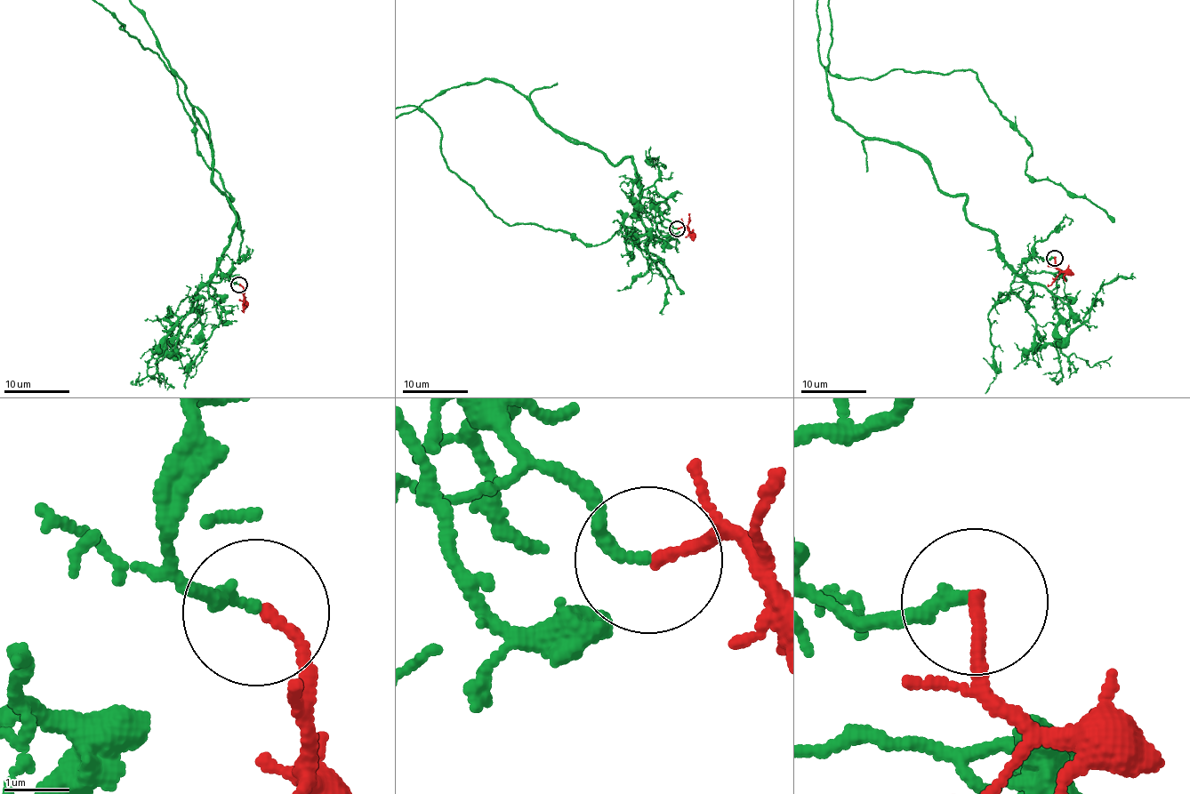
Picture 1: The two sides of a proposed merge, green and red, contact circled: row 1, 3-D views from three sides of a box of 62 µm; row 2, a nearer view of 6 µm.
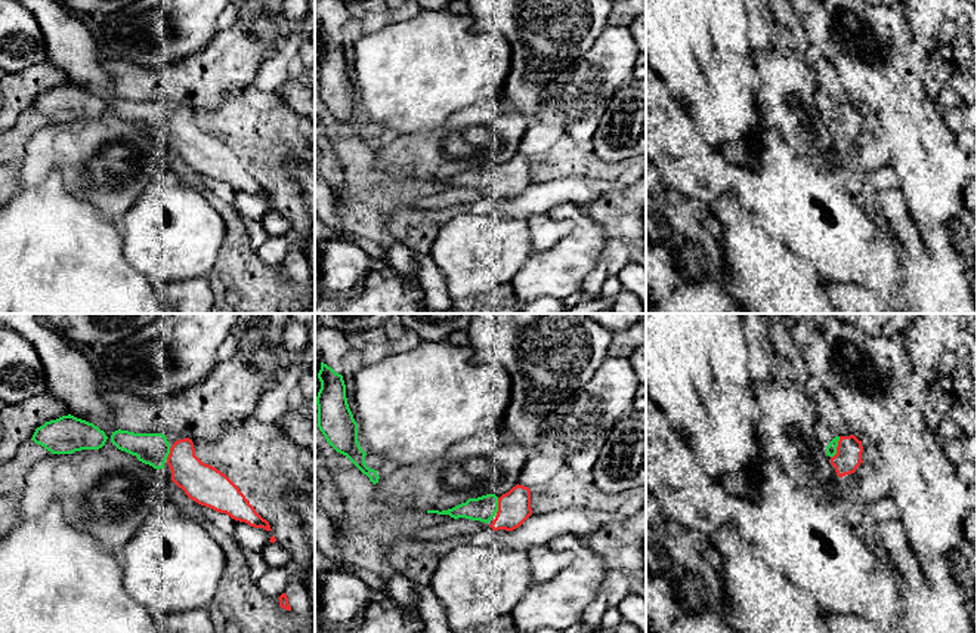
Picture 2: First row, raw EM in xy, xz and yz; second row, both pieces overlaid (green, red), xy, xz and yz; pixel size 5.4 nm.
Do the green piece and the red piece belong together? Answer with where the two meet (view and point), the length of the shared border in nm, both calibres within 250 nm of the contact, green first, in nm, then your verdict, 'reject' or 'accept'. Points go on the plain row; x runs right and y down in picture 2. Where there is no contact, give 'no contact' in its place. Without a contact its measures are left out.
meets green in yz at (837, 114); contact 130 nm long; 60 nm thick on the green side, 140 nm on the other; accept

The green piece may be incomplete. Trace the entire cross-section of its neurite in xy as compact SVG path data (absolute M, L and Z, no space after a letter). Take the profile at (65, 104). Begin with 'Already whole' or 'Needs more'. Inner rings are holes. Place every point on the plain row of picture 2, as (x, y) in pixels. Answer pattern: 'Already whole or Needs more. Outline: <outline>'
Already whole. Outline: M68 83L37 96L31 108L52 123L72 123L81 118L99 118L108 105L93 92Z

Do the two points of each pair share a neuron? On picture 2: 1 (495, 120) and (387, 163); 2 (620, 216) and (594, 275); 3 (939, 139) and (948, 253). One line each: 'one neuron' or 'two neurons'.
1: one neuron
2: one neuron
3: one neuron

